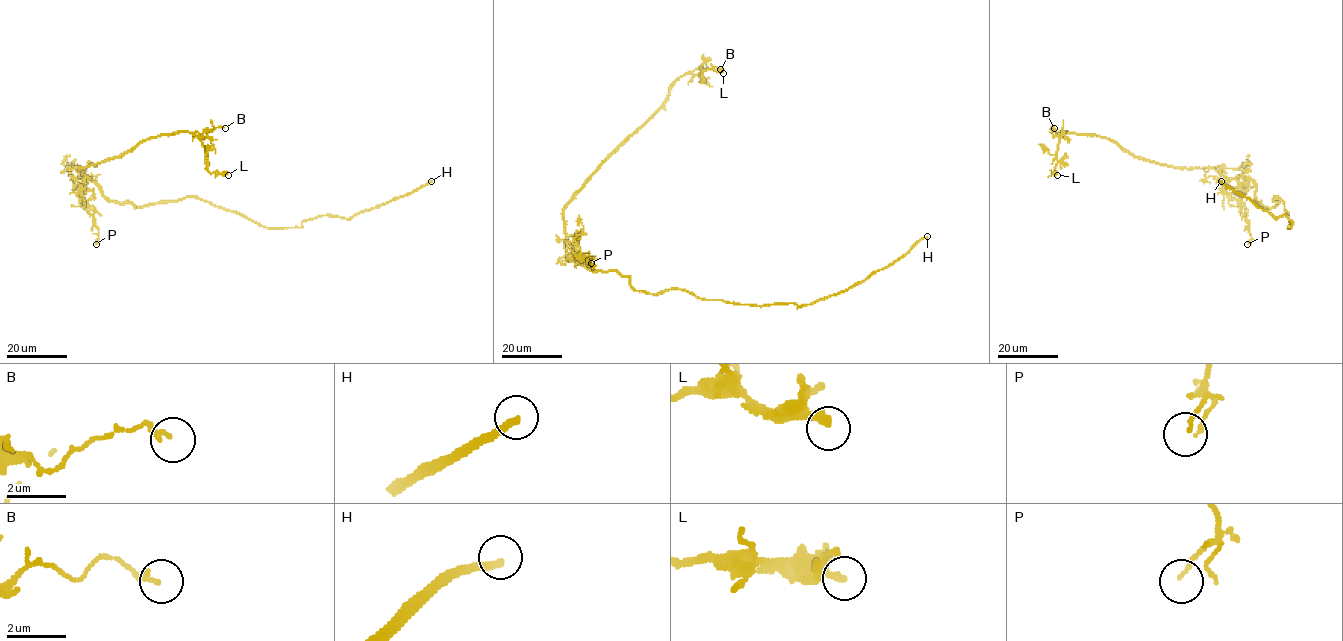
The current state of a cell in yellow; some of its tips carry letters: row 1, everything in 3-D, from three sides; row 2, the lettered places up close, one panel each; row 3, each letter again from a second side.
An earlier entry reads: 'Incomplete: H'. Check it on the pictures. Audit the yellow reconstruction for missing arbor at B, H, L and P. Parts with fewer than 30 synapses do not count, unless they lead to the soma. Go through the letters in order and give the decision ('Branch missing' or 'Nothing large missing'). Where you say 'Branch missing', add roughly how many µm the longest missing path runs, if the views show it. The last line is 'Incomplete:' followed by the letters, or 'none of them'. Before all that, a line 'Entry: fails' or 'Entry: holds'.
Entry: holds
B: Nothing large missing
H: Branch missing. Missing length about 80 µm
L: Nothing large missing
P: Nothing large missing
Incomplete: H

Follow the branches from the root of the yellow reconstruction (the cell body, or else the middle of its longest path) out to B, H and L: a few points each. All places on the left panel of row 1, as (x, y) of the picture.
B: (127, 203), (111, 202), (68, 168), (121, 157), (156, 136), (188, 132), (202, 138), (208, 129), (225, 128)
H: (127, 203), (140, 207), (197, 197), (266, 227), (300, 228), (303, 222), (321, 216), (350, 219), (431, 181)
L: (127, 203), (111, 202), (68, 168), (188, 132), (204, 148), (207, 170), (228, 175)

